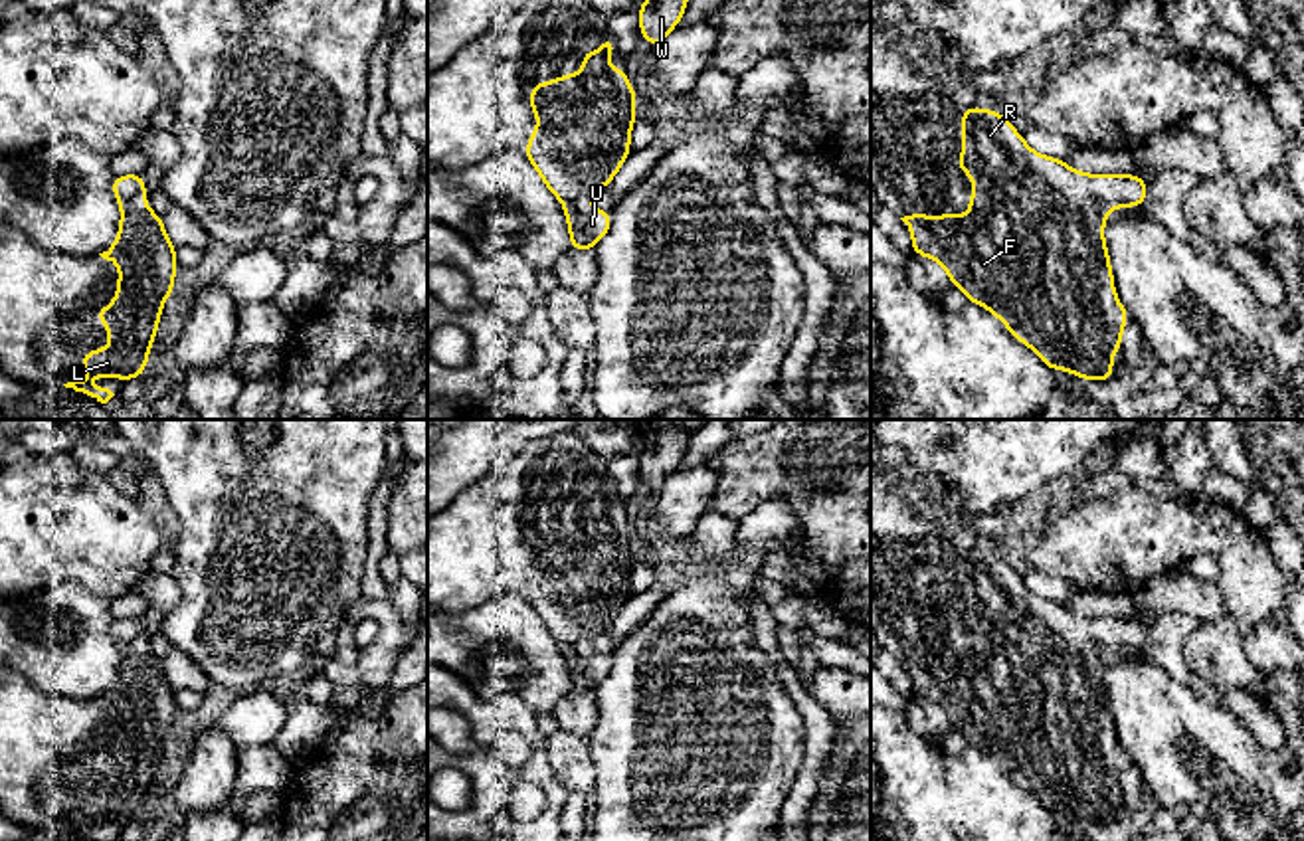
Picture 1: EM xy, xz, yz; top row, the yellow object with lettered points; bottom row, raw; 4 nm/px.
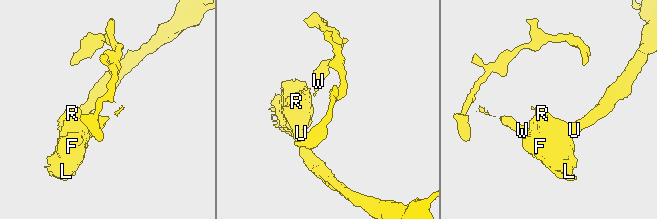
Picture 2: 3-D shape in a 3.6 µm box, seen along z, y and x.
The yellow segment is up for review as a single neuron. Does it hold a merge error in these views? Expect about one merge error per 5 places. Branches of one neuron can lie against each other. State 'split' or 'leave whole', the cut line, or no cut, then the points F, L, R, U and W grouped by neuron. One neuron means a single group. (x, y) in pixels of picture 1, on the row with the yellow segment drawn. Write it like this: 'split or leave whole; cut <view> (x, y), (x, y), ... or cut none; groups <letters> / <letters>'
leave whole; cut none; groups F L R U W

